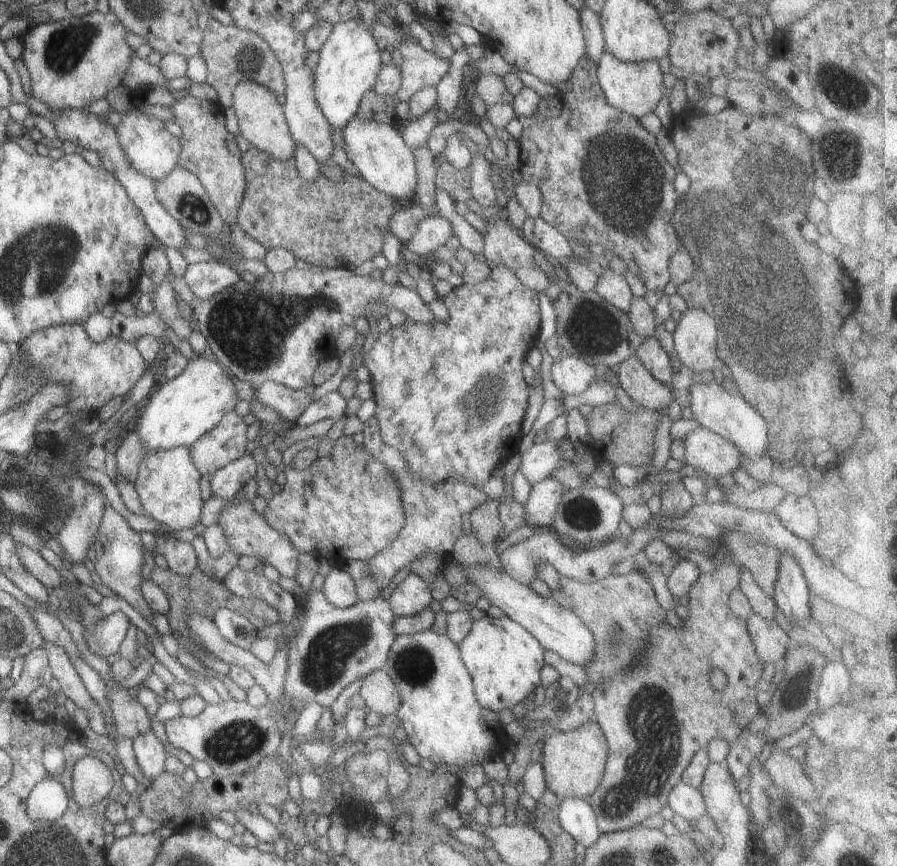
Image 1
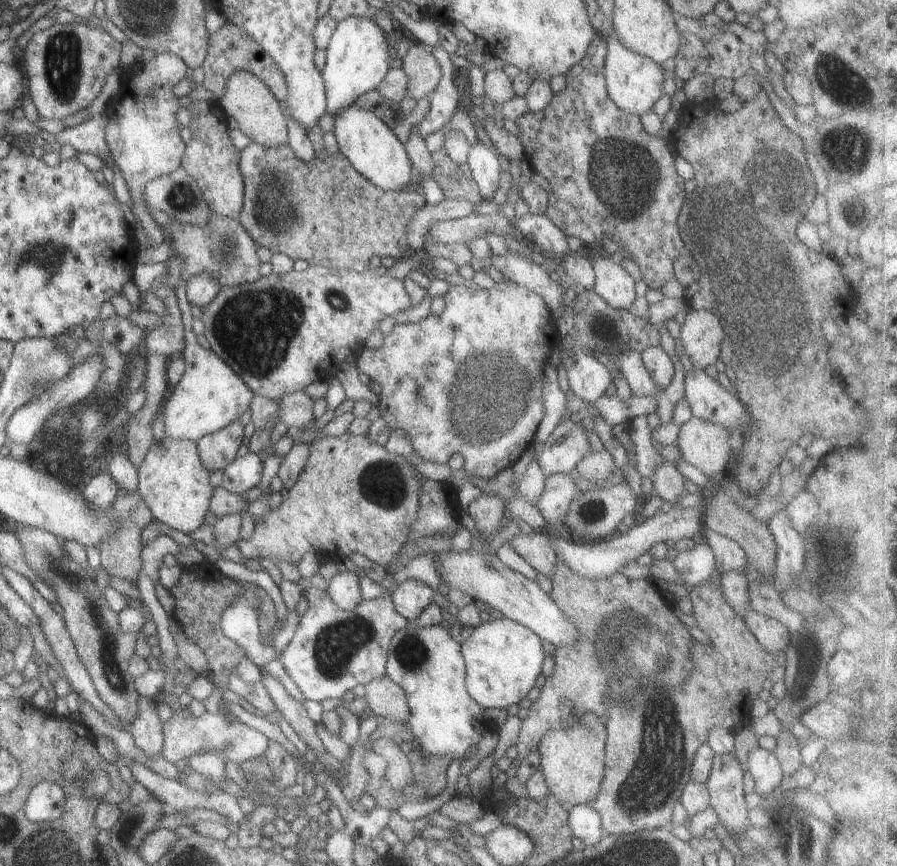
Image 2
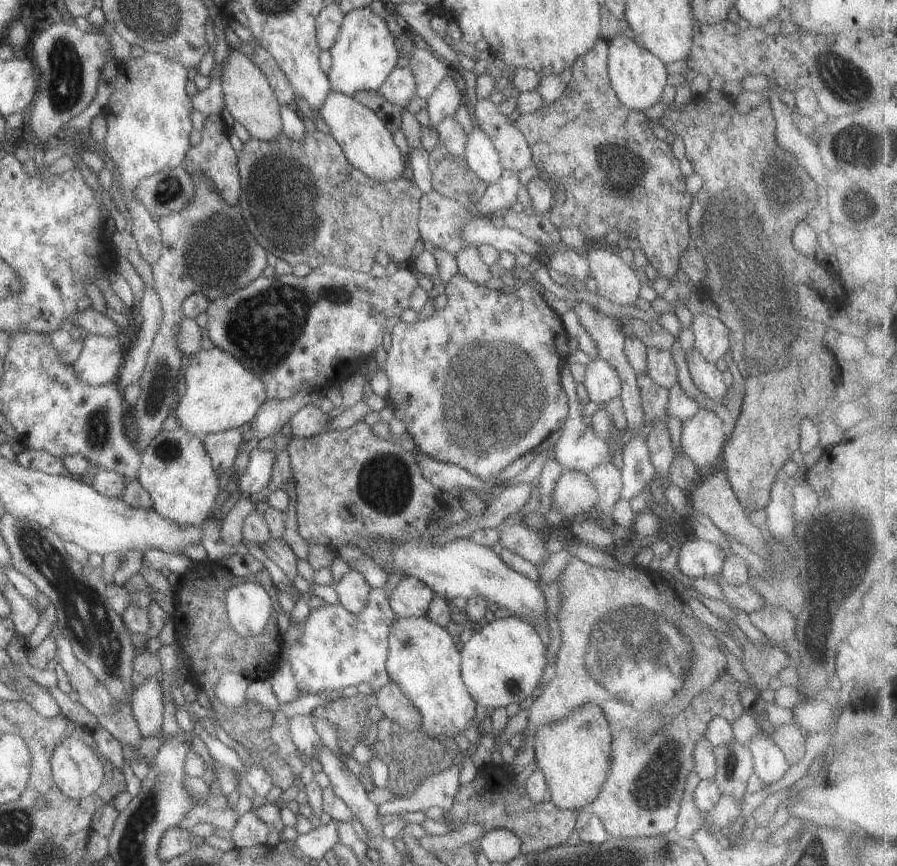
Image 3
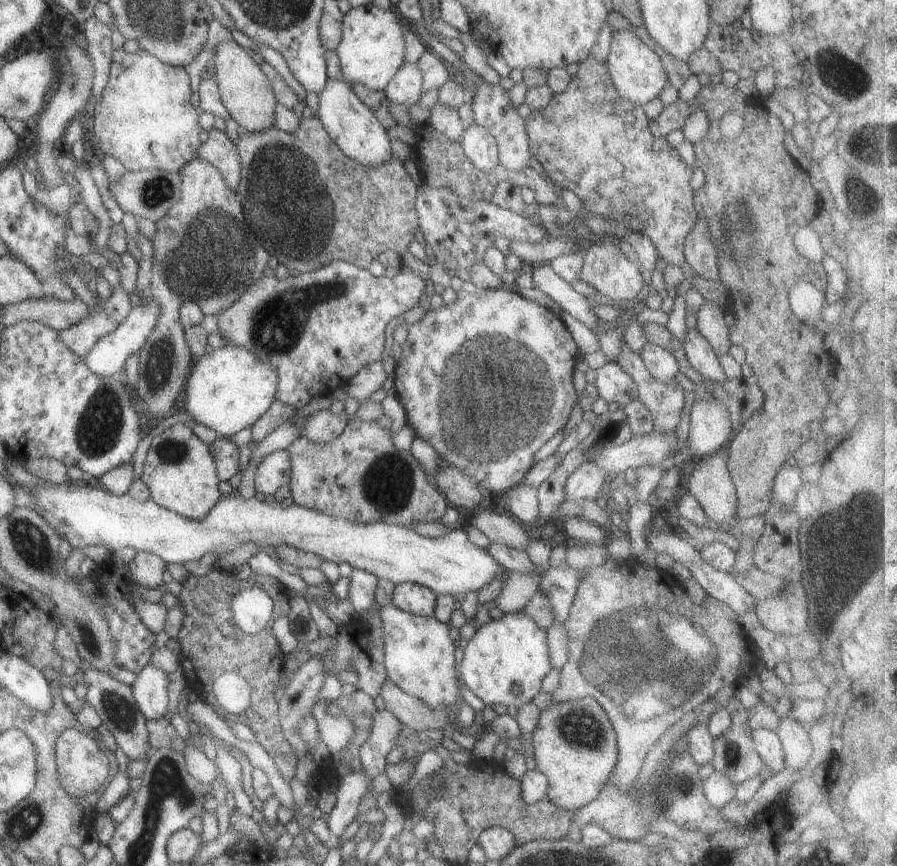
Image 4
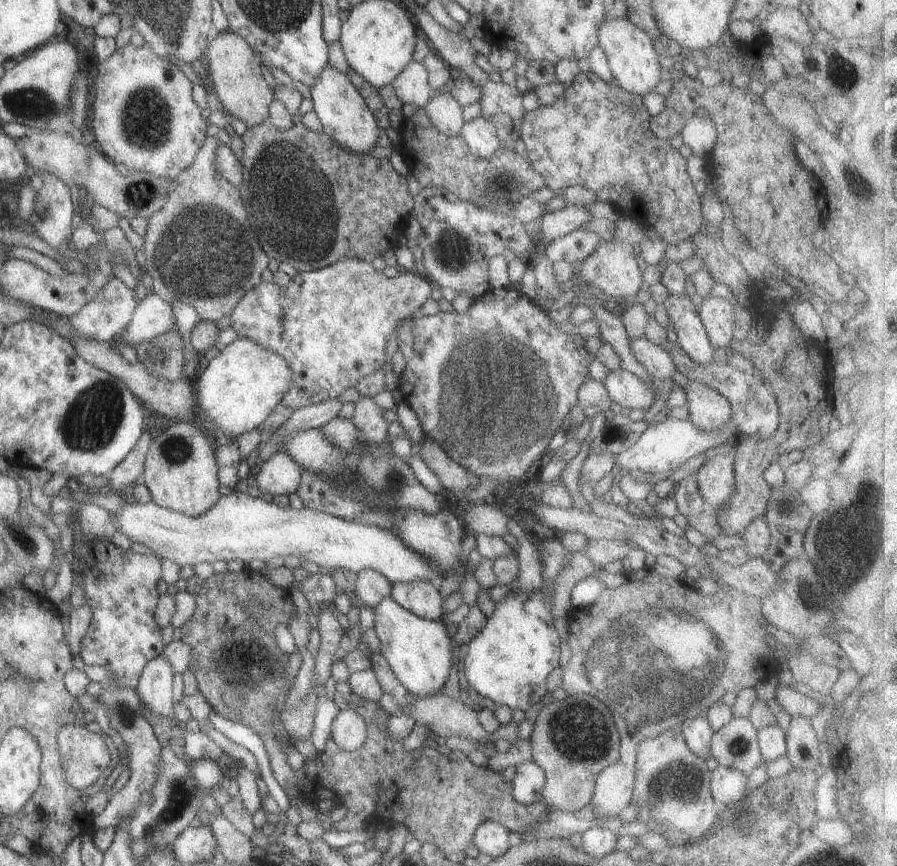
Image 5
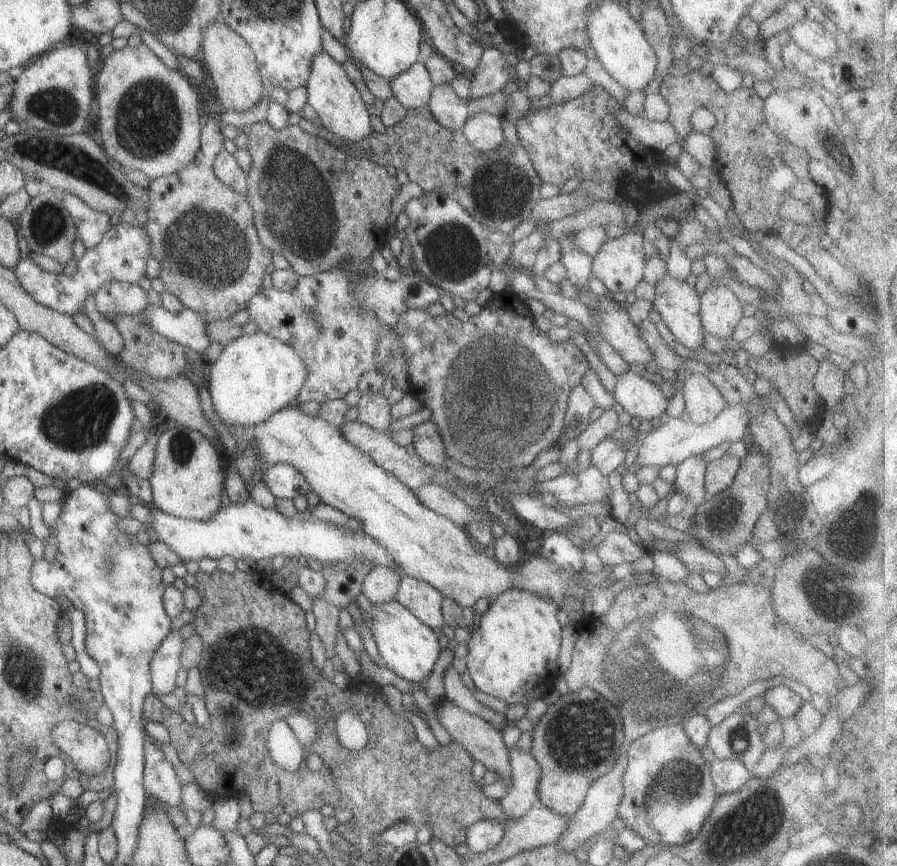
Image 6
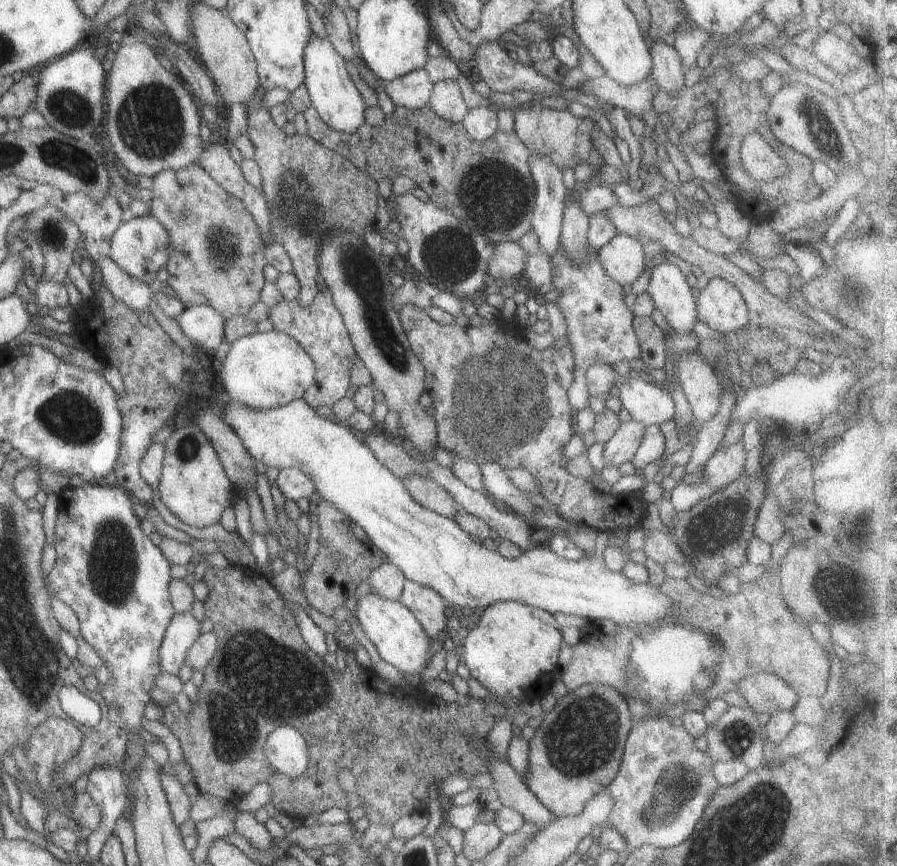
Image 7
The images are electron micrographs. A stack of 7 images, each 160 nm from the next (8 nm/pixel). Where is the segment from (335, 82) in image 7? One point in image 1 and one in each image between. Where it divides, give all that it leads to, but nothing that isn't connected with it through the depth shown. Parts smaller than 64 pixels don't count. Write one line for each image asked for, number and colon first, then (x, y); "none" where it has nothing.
1: (377, 151)
2: (371, 148)
3: (361, 135)
4: (353, 128)
5: (344, 116)
6: (340, 109)

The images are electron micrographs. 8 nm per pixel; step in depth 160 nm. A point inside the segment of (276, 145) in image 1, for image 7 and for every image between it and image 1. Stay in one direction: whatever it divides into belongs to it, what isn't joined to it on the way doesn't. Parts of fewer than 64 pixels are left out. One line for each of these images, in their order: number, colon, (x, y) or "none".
2: (259, 115)
3: (247, 96)
4: (245, 93)
5: (239, 87)
6: (231, 64)
7: (222, 47)

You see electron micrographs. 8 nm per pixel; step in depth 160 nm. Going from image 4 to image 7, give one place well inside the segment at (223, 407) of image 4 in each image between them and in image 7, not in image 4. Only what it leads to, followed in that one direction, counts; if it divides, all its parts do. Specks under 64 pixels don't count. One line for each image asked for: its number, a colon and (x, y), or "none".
5: (239, 387)
6: (254, 375)
7: (268, 369)

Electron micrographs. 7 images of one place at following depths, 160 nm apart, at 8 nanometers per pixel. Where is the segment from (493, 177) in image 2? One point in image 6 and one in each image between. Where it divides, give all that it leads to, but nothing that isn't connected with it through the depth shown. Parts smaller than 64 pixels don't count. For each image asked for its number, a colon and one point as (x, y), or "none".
3: (479, 154)
4: (478, 146)
5: (479, 135)
6: (482, 130)

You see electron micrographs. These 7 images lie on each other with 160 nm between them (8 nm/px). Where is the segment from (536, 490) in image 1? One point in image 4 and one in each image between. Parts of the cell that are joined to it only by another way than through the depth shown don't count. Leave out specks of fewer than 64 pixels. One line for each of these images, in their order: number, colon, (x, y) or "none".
2: (559, 489)
3: (573, 493)
4: (585, 482)

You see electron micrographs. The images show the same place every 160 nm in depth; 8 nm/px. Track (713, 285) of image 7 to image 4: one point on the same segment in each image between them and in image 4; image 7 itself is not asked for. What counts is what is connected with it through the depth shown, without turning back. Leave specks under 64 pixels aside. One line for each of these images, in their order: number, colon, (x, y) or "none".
4: (710, 326)
5: (716, 314)
6: (719, 310)

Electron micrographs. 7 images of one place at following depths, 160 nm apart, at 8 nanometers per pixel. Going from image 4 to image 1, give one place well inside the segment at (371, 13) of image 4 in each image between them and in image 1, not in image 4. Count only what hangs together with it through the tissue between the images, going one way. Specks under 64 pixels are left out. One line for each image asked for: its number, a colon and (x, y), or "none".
1: (348, 63)
2: (357, 57)
3: (363, 54)

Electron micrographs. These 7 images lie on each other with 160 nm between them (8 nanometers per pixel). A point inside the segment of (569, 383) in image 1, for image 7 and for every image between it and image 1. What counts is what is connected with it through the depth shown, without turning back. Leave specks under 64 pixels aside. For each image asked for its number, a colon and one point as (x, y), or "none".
2: (587, 378)
3: (601, 382)
4: (613, 385)
5: (624, 388)
6: (639, 398)
7: (646, 403)

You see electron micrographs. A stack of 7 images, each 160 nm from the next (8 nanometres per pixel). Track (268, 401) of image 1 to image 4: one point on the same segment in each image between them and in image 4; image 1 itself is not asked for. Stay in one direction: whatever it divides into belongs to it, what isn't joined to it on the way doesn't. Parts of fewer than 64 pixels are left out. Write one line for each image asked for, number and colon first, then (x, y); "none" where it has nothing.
2: (294, 409)
3: (307, 421)
4: (322, 426)

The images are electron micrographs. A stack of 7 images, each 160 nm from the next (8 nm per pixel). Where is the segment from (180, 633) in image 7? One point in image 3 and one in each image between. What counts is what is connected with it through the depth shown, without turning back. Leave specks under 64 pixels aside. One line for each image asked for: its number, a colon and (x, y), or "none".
3: (145, 701)
4: (148, 689)
5: (153, 688)
6: (164, 663)

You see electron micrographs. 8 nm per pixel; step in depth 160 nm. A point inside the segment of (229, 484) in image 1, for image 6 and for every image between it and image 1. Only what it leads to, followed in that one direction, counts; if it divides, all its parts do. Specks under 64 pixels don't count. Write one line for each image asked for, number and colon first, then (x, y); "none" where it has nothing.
2: (242, 473)
3: (255, 476)
4: (273, 471)
5: (279, 475)
6: (283, 481)

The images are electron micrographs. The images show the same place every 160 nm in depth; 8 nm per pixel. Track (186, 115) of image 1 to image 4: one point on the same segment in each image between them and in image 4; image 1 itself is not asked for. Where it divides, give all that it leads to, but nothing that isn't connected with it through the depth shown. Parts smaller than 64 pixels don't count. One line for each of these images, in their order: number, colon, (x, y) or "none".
2: (209, 158)
3: (212, 155)
4: (217, 150)

